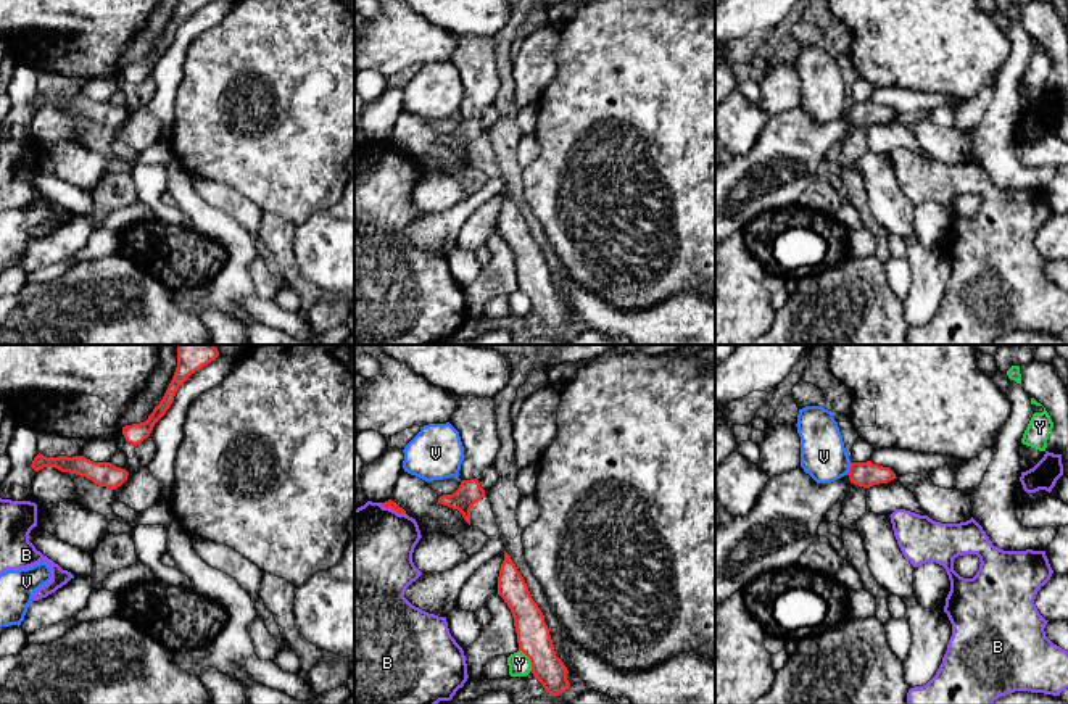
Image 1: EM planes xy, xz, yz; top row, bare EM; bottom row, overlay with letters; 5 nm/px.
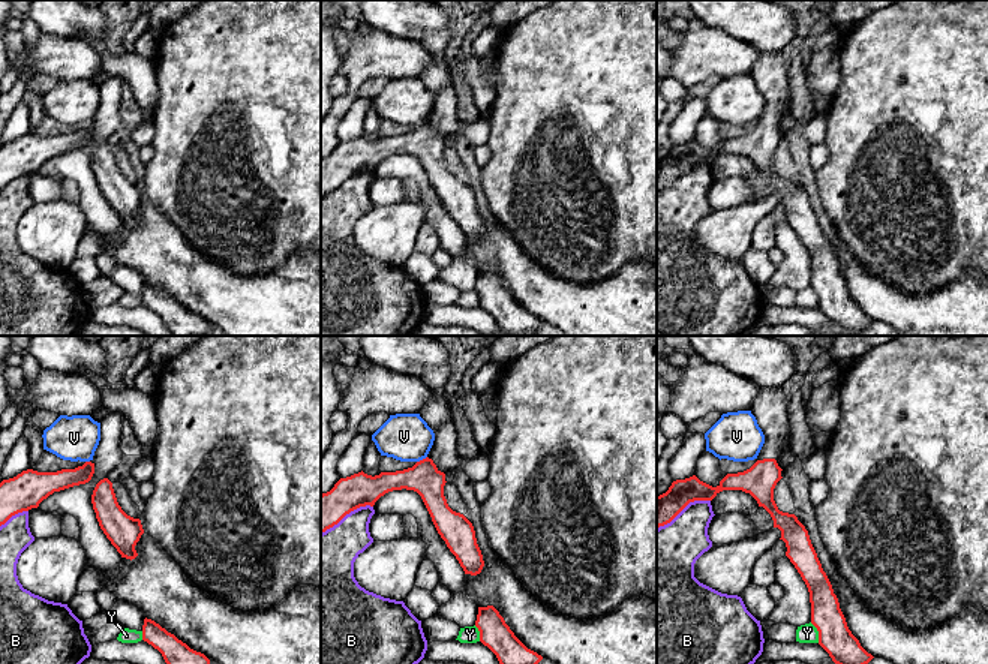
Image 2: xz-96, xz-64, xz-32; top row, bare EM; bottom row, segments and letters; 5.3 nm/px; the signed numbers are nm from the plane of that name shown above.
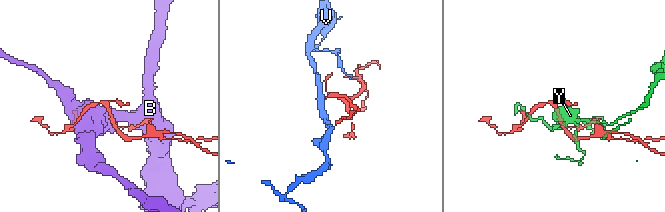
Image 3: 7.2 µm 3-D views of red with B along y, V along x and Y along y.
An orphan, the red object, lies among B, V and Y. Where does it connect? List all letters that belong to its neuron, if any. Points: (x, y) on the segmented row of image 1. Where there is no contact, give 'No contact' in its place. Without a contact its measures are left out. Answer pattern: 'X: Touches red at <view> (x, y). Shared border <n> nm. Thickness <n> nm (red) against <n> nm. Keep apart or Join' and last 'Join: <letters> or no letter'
B: Touches red at xz (393, 509). Shared border 150 nm. Thickness 50 nm (red) against 440 nm. Keep apart
V: Touches red at yz (849, 469). Shared border 70 nm. Thickness 130 nm (red) against 220 nm. Keep apart
Y: Touches red at xz (530, 661). Shared border 130 nm. Thickness 170 nm (red) against 110 nm. Keep apart
Join: no letter

